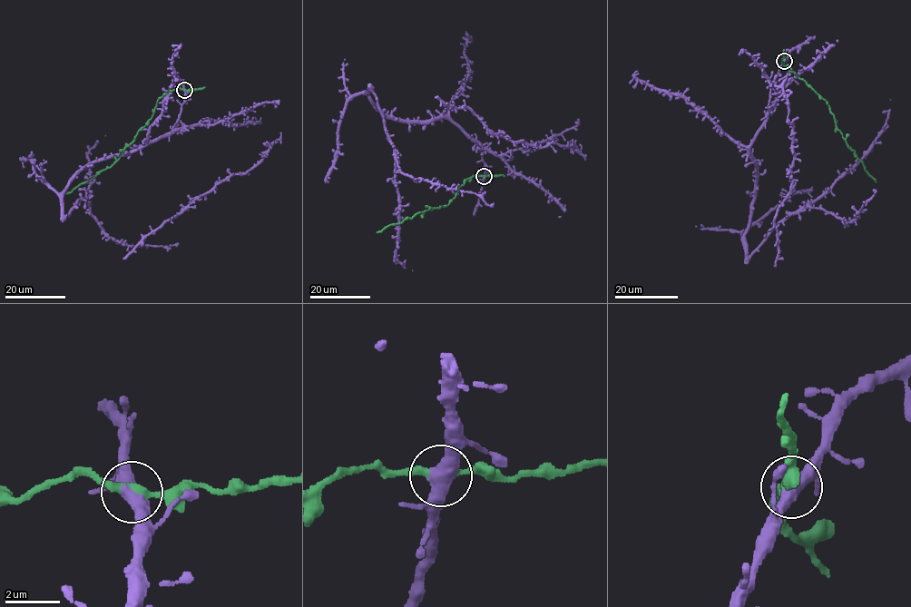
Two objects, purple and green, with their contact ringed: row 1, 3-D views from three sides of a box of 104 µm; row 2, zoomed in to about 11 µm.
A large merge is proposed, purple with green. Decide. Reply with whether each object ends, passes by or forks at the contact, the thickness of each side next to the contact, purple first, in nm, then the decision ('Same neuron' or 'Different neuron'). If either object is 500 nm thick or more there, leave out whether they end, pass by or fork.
At the ring purple passes by. At the ring green passes by. Thickness 480 nm (purple) against 280 nm. Different neuron

